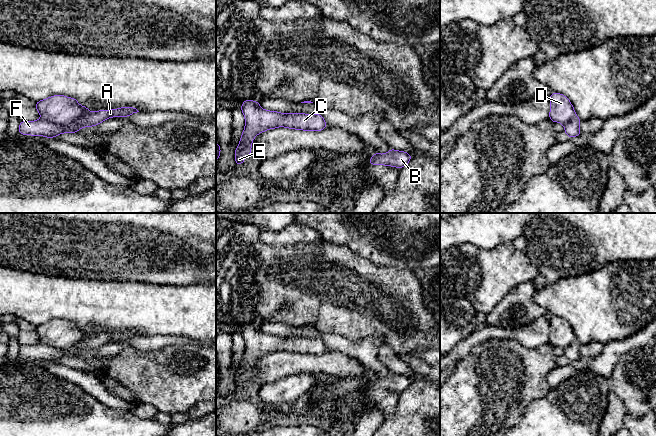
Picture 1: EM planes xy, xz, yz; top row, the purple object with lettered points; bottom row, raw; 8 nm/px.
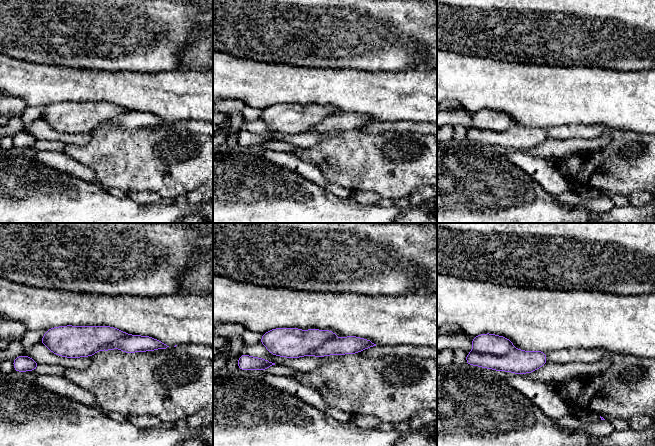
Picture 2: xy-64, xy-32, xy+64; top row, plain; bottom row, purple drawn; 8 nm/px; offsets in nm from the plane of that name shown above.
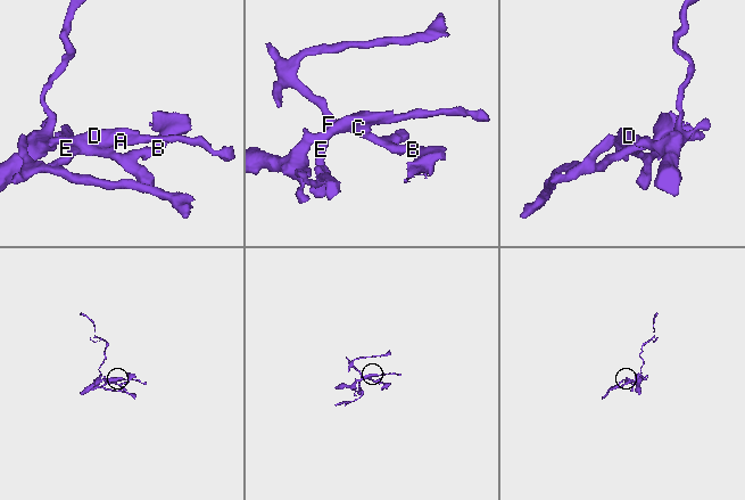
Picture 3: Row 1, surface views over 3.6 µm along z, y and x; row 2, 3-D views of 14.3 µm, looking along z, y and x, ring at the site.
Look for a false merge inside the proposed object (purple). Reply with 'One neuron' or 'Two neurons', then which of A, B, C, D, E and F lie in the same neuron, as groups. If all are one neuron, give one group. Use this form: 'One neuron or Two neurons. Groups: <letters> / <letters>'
Two neurons. Groups: A B C E F / D

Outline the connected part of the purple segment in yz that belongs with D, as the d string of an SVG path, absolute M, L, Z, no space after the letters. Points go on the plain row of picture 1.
M553 316L550 321L549 343L552 346L567 348L576 340L573 329L570 324L561 317Z

